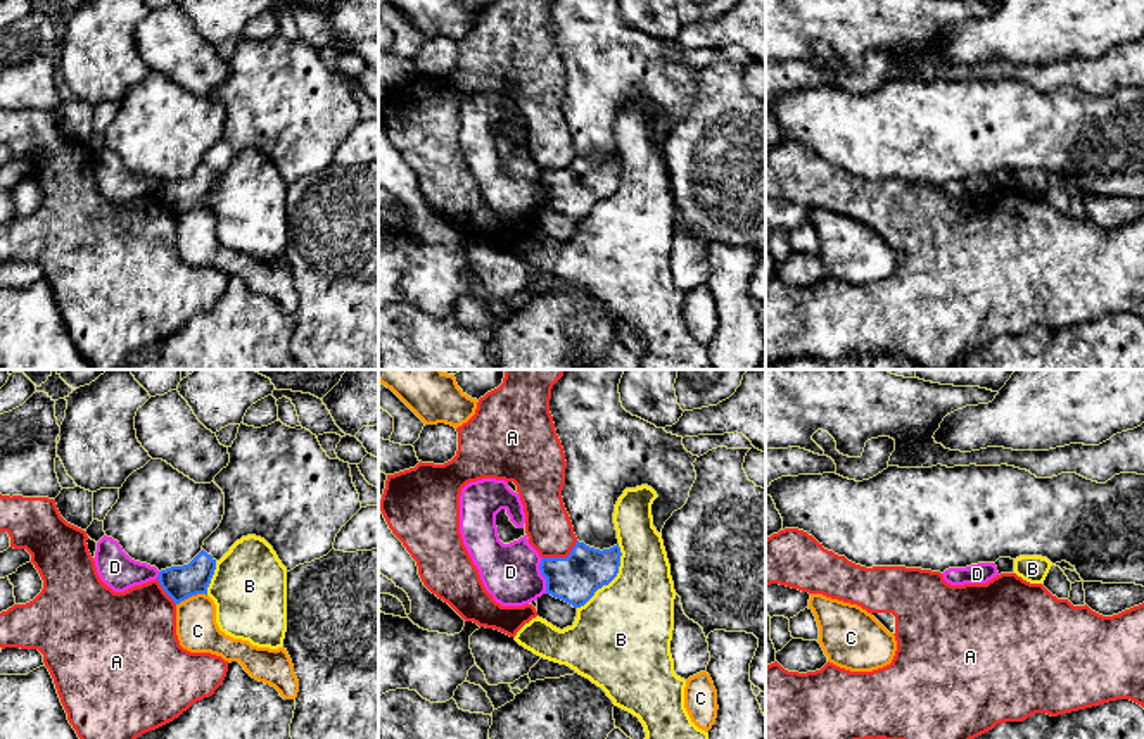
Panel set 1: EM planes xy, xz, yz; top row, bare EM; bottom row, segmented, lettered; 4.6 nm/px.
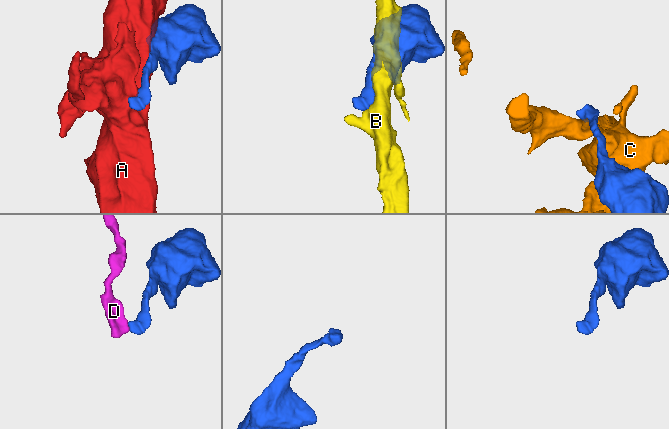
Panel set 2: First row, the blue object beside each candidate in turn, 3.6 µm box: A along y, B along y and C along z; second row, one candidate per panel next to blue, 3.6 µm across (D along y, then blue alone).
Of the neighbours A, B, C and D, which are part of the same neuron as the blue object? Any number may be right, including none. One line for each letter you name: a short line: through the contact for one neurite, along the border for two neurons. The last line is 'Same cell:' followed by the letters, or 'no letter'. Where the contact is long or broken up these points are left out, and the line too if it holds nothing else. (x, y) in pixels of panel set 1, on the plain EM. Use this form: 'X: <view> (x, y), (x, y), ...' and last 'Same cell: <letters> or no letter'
Same cell: no letter

